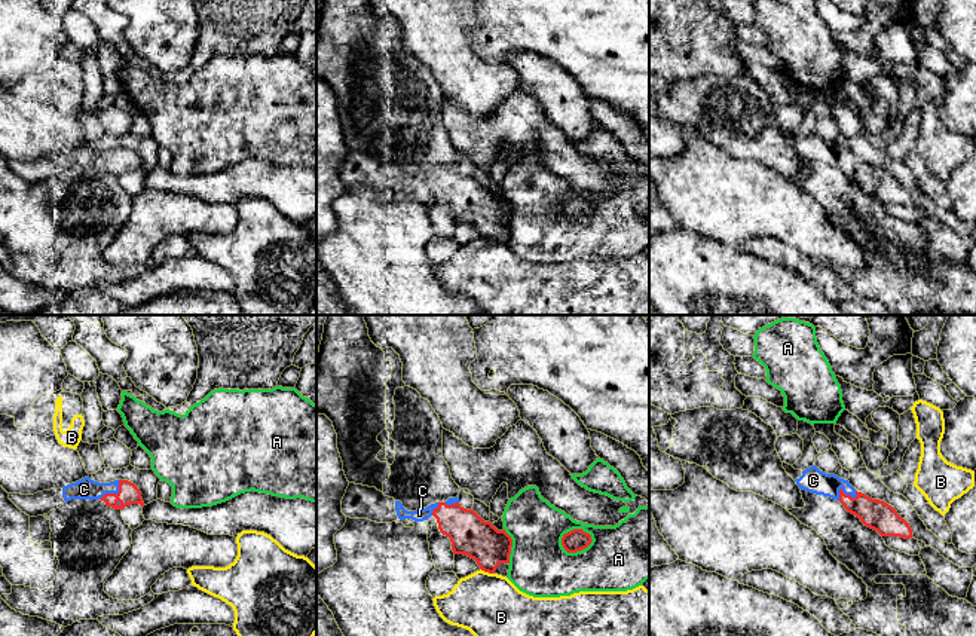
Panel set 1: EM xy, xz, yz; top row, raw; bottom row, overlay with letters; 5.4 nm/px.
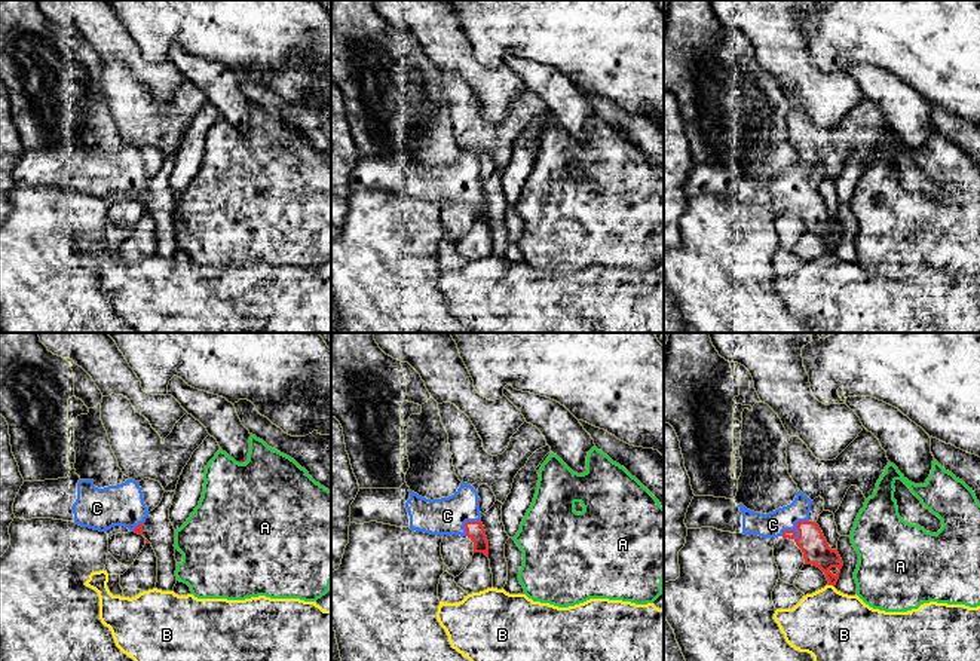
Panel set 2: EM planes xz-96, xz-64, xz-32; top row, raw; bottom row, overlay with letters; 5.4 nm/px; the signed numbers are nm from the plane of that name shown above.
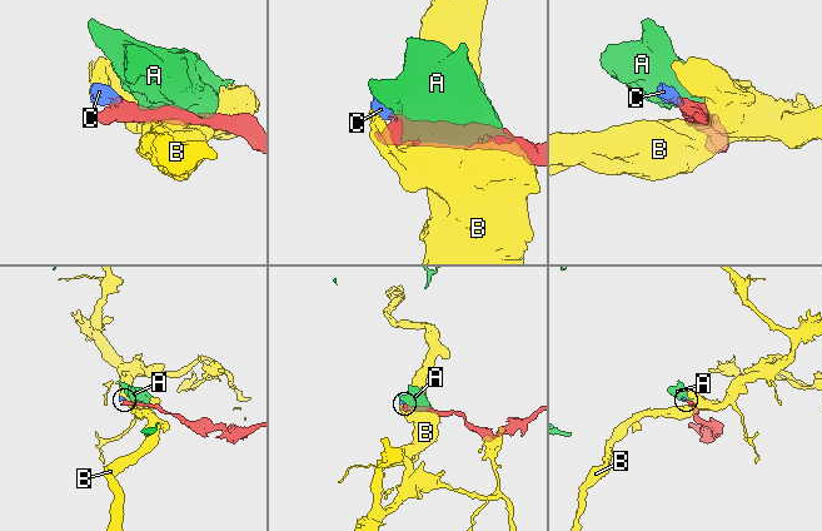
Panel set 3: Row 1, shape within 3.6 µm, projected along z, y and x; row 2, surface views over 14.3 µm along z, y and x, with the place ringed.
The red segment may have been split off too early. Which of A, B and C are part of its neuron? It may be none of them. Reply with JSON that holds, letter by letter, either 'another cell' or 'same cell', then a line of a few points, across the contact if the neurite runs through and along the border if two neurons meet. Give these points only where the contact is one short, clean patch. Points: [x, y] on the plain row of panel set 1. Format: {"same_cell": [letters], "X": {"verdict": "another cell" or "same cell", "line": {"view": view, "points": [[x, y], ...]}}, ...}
{"same_cell": ["C"], "A": {"verdict": "another cell"}, "B": {"verdict": "another cell"}, "C": {"verdict": "same cell", "line": {"view": "yz", "points": [[877, 182], [857, 171], [848, 162], [831, 152], [813, 147]]}}}

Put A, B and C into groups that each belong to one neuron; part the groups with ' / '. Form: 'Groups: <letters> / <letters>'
Groups: A / B / C

